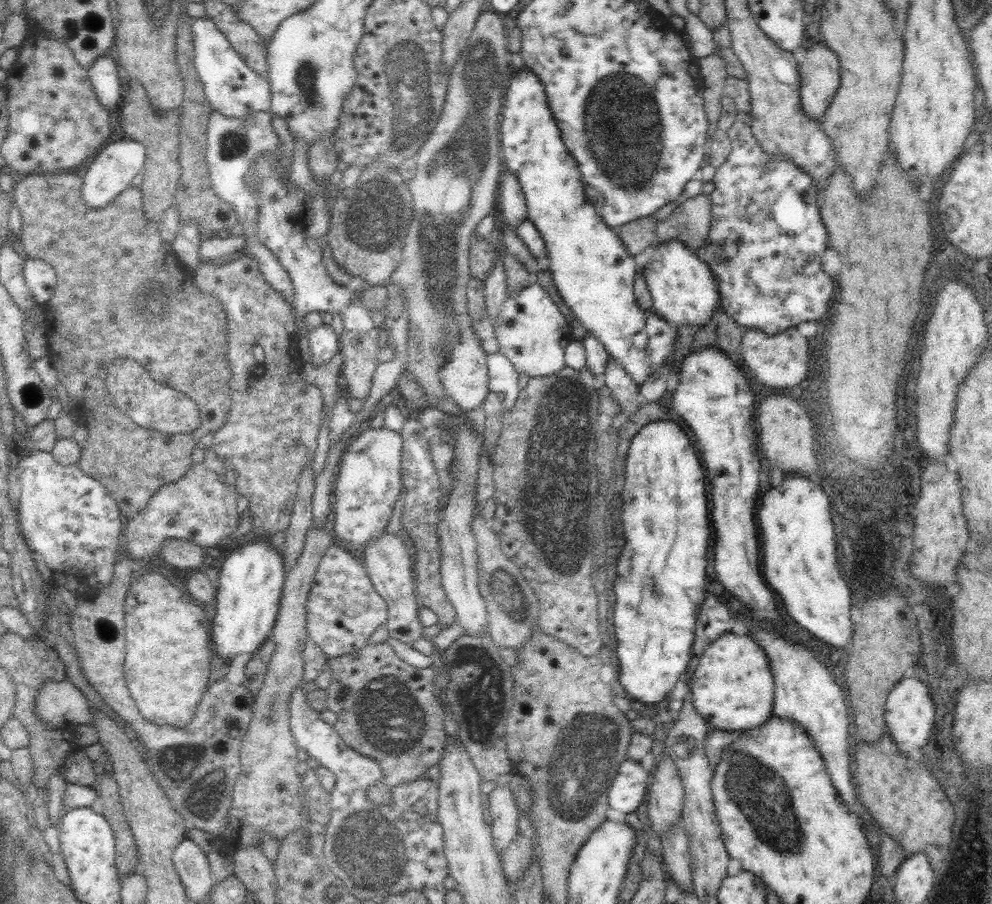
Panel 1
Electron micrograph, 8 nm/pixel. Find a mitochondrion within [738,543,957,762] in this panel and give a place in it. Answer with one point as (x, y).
(883, 567)

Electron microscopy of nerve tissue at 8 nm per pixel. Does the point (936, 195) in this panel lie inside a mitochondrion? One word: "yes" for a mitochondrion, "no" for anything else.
no

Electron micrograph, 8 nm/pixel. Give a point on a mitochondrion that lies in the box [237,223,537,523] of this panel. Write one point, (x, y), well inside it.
(260, 364)

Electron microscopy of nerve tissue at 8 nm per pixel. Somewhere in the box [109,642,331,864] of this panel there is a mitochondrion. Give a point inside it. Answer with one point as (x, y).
(181, 757)

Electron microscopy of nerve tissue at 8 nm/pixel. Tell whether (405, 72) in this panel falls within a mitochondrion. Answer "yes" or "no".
yes

